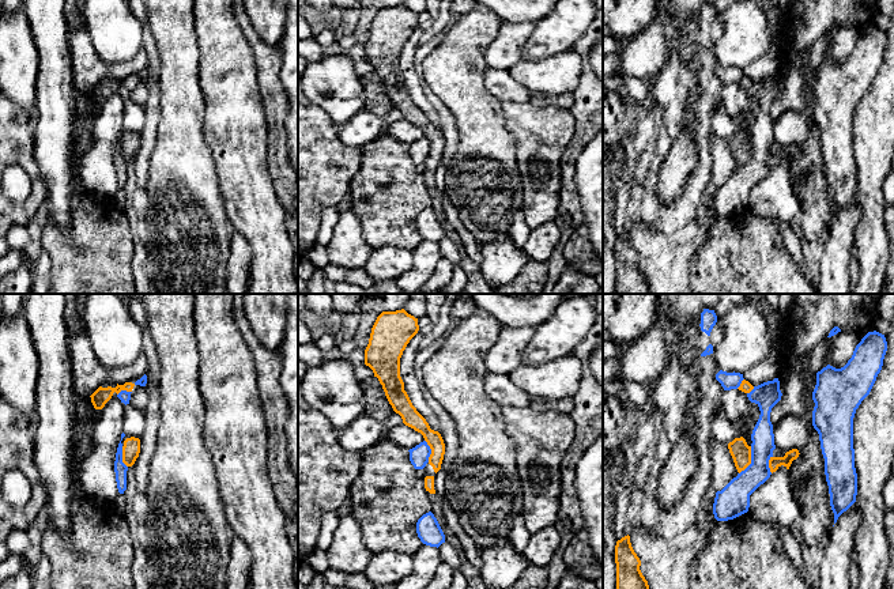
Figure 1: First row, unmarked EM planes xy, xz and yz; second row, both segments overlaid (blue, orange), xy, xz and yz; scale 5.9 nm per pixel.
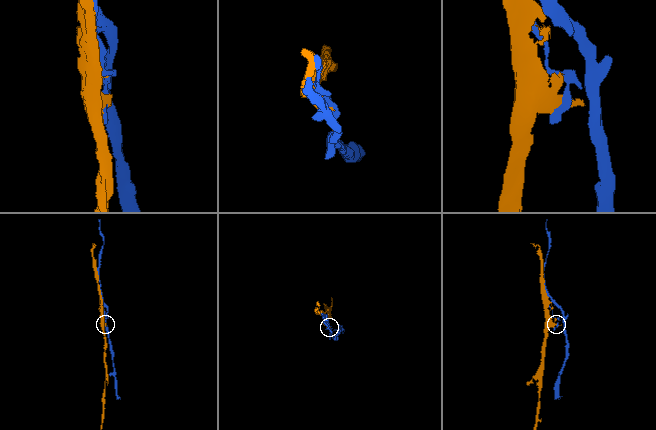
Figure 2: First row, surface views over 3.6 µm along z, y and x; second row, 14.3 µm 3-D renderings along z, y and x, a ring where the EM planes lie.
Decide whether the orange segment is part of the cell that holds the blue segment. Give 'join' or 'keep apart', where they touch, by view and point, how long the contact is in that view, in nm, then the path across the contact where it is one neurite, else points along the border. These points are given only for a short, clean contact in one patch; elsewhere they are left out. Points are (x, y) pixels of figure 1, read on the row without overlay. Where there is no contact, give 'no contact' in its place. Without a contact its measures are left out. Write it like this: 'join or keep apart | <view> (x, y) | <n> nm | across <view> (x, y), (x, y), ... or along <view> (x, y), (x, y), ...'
keep apart | yz (751, 155) | 180 nm

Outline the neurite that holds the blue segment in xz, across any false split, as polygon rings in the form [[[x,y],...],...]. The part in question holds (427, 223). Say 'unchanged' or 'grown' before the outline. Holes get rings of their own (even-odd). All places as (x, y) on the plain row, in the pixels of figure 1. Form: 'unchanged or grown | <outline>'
unchanged | [[[431,207],[423,209],[416,218],[416,229],[420,237],[430,242],[440,242],[445,238],[445,230]]]

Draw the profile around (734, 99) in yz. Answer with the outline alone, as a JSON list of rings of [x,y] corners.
[[[731,84],[720,88],[717,110],[732,118],[743,118],[744,128],[742,132],[750,135],[761,106],[758,99],[748,95],[747,88]]]

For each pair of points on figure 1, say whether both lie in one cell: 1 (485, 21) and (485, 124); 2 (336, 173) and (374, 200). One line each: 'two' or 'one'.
1: one
2: two

